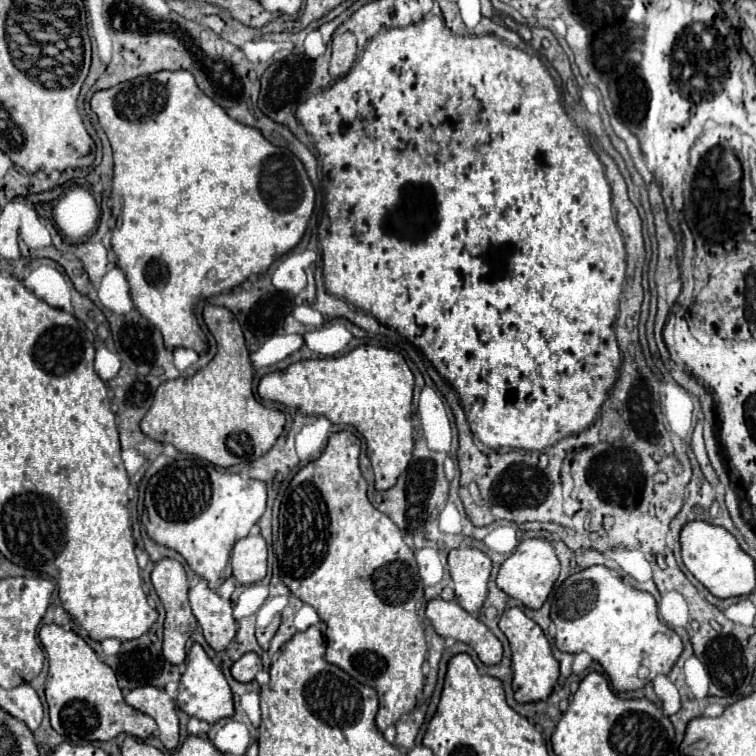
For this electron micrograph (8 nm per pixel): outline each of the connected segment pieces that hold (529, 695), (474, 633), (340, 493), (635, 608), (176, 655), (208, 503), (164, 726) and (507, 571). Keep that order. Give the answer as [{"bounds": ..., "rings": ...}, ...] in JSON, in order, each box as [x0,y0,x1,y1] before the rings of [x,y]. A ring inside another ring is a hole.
[{"bounds":[500,608,559,702],"rings":[[[506,608],[500,618],[500,630],[506,634],[512,648],[512,670],[514,670],[514,698],[518,702],[538,702],[546,700],[552,694],[552,688],[559,677],[559,663],[550,650],[550,642],[544,630],[530,620],[520,608]]]},{"bounds":[426,598,502,666],"rings":[[[442,598],[430,600],[428,606],[426,606],[426,618],[434,626],[436,634],[440,634],[442,638],[454,638],[454,640],[460,640],[460,642],[472,646],[474,652],[478,654],[478,658],[488,666],[500,664],[500,660],[502,660],[502,644],[500,644],[500,640],[476,616],[472,616],[464,608],[460,608],[460,604],[456,600],[450,600],[450,602],[446,602]]]},{"bounds":[276,432,426,730],"rings":[[[336,432],[330,436],[322,456],[306,464],[292,478],[292,490],[286,490],[286,498],[280,506],[276,556],[282,582],[296,598],[314,606],[320,620],[328,626],[326,660],[378,692],[380,710],[376,726],[386,730],[416,706],[416,698],[424,686],[422,664],[426,658],[426,640],[416,614],[416,602],[422,600],[424,590],[414,552],[404,544],[402,532],[368,500],[368,484],[360,474],[358,456],[360,440],[352,432]]]},{"bounds":[550,566,682,692],"rings":[[[590,566],[568,576],[554,594],[550,618],[556,624],[554,644],[558,646],[558,650],[570,654],[578,654],[580,650],[588,652],[604,668],[604,672],[612,680],[614,690],[618,692],[638,690],[646,686],[646,682],[650,682],[654,676],[668,674],[682,654],[682,640],[672,628],[660,622],[654,596],[650,592],[642,592],[624,584],[622,578],[612,574],[612,570],[606,566]]]},{"bounds":[152,558,198,664],"rings":[[[162,558],[160,562],[156,562],[154,570],[152,570],[152,584],[156,588],[156,594],[160,596],[164,608],[166,608],[166,622],[164,622],[164,658],[170,664],[180,664],[186,658],[186,642],[192,636],[192,632],[198,628],[196,618],[190,610],[188,604],[188,576],[184,566],[174,560],[174,558]]]},{"bounds":[144,458,266,590],"rings":[[[180,458],[150,478],[146,486],[144,504],[148,512],[148,536],[154,542],[180,552],[188,566],[198,576],[206,578],[210,588],[216,590],[222,584],[222,574],[230,560],[232,546],[236,544],[236,540],[248,536],[250,528],[260,520],[260,516],[266,510],[266,484],[246,474],[218,472],[212,464],[208,464],[202,458]]]},{"bounds":[126,686,178,750],"rings":[[[140,686],[130,690],[126,702],[136,710],[152,716],[158,724],[158,738],[166,750],[178,747],[178,714],[175,700],[172,700],[166,690],[154,686]]]},{"bounds":[496,538,560,610],"rings":[[[530,538],[530,540],[524,540],[516,548],[516,552],[500,566],[496,582],[504,594],[520,600],[528,608],[538,610],[546,602],[558,574],[560,574],[560,562],[558,562],[558,556],[554,552],[552,544],[544,538]]]}]

